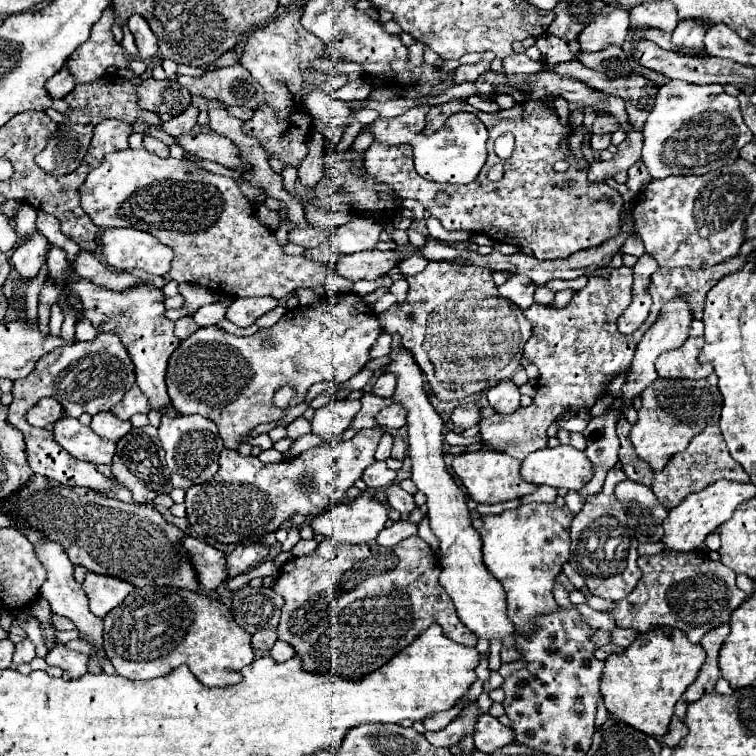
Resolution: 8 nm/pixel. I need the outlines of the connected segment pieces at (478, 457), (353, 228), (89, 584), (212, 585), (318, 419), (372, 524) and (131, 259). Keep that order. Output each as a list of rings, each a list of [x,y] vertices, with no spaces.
[[[481,448],[481,450],[475,450],[475,452],[459,454],[459,456],[453,458],[451,466],[453,466],[453,472],[457,474],[457,478],[467,488],[469,496],[479,504],[507,502],[507,500],[515,500],[515,498],[521,498],[521,496],[537,490],[537,486],[521,480],[521,474],[519,474],[521,462],[517,458],[505,456],[503,452],[497,452],[497,450],[491,450],[491,448]]]
[[[353,218],[351,222],[339,226],[329,234],[327,244],[335,246],[341,256],[353,254],[353,252],[363,252],[363,250],[373,250],[377,242],[381,242],[381,232],[383,226],[377,224],[373,218]]]
[[[87,572],[81,588],[89,598],[89,610],[99,618],[105,618],[109,610],[119,606],[125,600],[125,596],[131,590],[135,590],[135,586],[129,582],[123,582],[113,576],[95,574],[95,572]]]
[[[183,538],[183,546],[191,554],[191,562],[199,574],[199,584],[205,590],[215,590],[223,580],[227,580],[225,572],[225,554],[213,546],[209,546],[201,538]]]
[[[333,400],[331,404],[315,410],[315,418],[311,420],[311,432],[323,438],[325,442],[339,444],[343,432],[351,426],[353,416],[361,410],[359,400]]]
[[[363,492],[355,500],[341,500],[341,504],[333,506],[331,510],[321,512],[319,516],[315,516],[311,520],[309,526],[315,530],[315,534],[323,534],[323,536],[333,538],[337,542],[367,544],[367,542],[371,542],[371,540],[377,538],[377,534],[385,528],[385,522],[387,520],[389,520],[387,508],[383,504],[379,504],[377,500],[373,500],[373,494],[371,492]]]
[[[109,228],[103,238],[103,254],[115,270],[141,268],[149,274],[165,276],[171,270],[173,250],[147,232],[133,228]]]

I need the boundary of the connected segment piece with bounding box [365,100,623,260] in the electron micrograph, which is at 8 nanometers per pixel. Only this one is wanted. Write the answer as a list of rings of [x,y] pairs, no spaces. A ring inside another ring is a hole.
[[[451,100],[443,106],[431,106],[427,112],[425,132],[437,132],[449,116],[455,112],[471,112],[479,120],[483,120],[489,132],[489,156],[487,162],[473,184],[451,186],[451,184],[435,184],[421,176],[413,168],[413,152],[403,150],[403,146],[387,146],[373,142],[365,154],[365,168],[377,180],[385,182],[395,190],[401,198],[419,200],[425,210],[435,216],[445,230],[467,230],[487,234],[495,242],[513,244],[519,248],[533,250],[533,256],[539,260],[555,260],[569,258],[575,252],[587,250],[591,246],[599,246],[605,240],[619,234],[621,226],[621,210],[623,200],[617,190],[603,182],[589,182],[587,172],[575,170],[575,154],[565,156],[561,152],[561,142],[573,132],[569,124],[561,124],[557,112],[553,112],[541,100],[527,100],[515,104],[509,110],[501,110],[497,114],[485,114],[473,110],[463,100]],[[511,132],[515,136],[515,150],[509,160],[501,160],[493,152],[493,142],[503,134]],[[569,160],[571,168],[567,172],[557,172],[553,168],[555,162]],[[503,164],[505,174],[499,182],[489,182],[487,172],[491,166]],[[443,190],[451,200],[447,204],[437,204],[435,198]]]

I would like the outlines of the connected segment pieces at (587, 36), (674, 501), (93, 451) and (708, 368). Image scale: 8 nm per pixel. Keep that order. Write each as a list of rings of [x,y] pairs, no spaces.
[[[605,6],[601,10],[601,16],[585,26],[585,30],[579,34],[579,44],[583,50],[601,50],[609,44],[621,46],[625,42],[629,30],[629,12],[625,8],[617,6]]]
[[[709,426],[691,440],[691,444],[685,452],[675,454],[667,462],[667,466],[663,468],[663,474],[653,474],[651,490],[665,508],[667,508],[667,502],[671,508],[675,508],[677,504],[681,504],[683,498],[687,498],[693,492],[701,492],[703,488],[707,488],[709,484],[713,484],[719,478],[727,478],[727,480],[735,480],[735,482],[749,480],[747,472],[731,458],[729,450],[725,446],[725,440],[719,432],[719,426]]]
[[[61,418],[53,428],[57,444],[61,444],[73,458],[109,464],[115,454],[115,442],[101,440],[89,426],[83,426],[77,418]]]
[[[687,338],[681,348],[663,352],[663,354],[657,358],[657,372],[659,372],[659,376],[661,376],[661,378],[691,378],[691,380],[707,378],[707,376],[713,372],[713,364],[709,364],[709,362],[701,364],[701,362],[697,360],[701,348],[703,348],[703,338]]]

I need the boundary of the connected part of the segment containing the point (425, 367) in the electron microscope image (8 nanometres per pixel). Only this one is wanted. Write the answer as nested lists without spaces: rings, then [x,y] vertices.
[[[429,262],[423,272],[409,276],[407,282],[409,282],[407,302],[393,304],[387,312],[377,314],[377,320],[381,322],[385,332],[401,336],[405,348],[413,354],[421,372],[433,372],[433,364],[429,364],[429,356],[425,356],[425,320],[429,320],[429,312],[433,312],[433,308],[441,308],[445,300],[453,300],[453,296],[465,296],[465,292],[481,292],[481,296],[499,296],[499,292],[497,286],[493,284],[489,268],[457,262]]]

